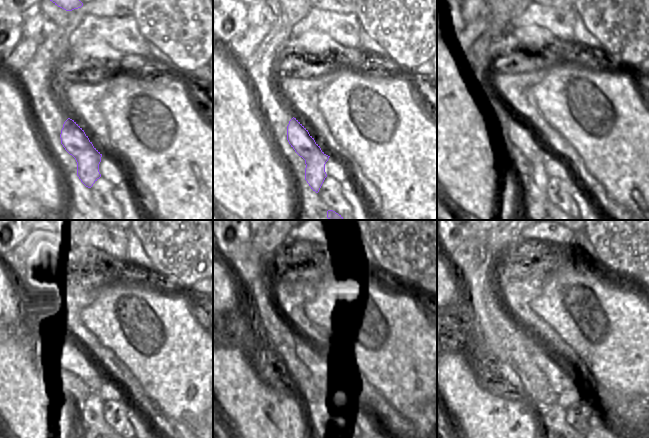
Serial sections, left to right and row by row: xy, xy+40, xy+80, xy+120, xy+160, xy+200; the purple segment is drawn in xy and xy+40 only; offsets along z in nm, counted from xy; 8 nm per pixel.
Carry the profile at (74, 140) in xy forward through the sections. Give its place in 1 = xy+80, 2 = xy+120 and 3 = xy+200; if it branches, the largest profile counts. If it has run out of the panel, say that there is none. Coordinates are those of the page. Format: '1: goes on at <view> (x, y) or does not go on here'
1: goes on at xy+80 (534, 187)
2: goes on at xy+120 (91, 409)
3: goes on at xy+200 (551, 420)

